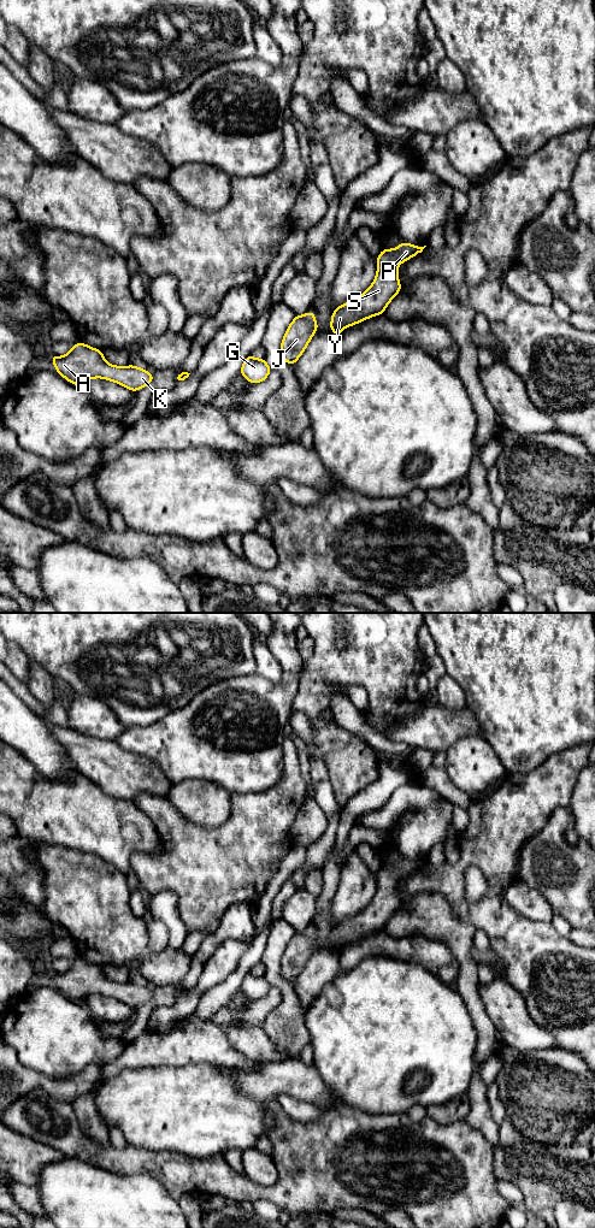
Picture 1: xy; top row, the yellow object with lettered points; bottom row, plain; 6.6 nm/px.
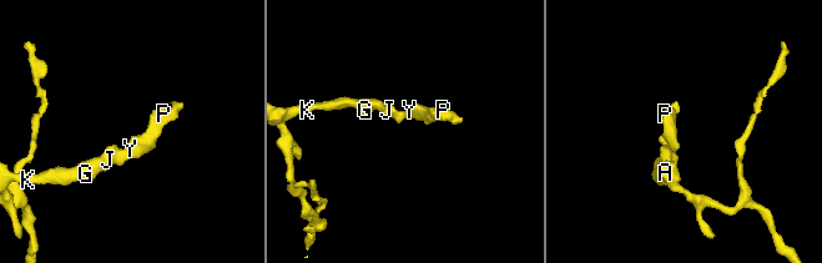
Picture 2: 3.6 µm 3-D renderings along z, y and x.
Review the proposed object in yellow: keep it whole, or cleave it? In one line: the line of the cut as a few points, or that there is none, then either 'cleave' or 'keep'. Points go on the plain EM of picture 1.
cut none; keep

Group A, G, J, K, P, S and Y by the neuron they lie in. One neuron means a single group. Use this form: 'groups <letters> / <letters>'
groups A G J K P S Y

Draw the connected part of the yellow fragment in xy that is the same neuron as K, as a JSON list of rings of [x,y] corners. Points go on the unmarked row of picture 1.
[[[77,958],[66,972],[51,972],[51,974],[57,990],[83,1005],[86,998],[92,994],[116,998],[131,1008],[137,1008],[153,998],[153,991],[146,986],[132,981],[126,984],[110,981],[105,976],[102,967],[94,966],[82,958]]]

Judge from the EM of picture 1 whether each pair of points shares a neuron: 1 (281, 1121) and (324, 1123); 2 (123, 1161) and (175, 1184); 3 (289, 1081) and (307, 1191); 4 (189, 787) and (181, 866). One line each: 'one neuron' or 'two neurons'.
1: one neuron
2: one neuron
3: two neurons
4: two neurons

